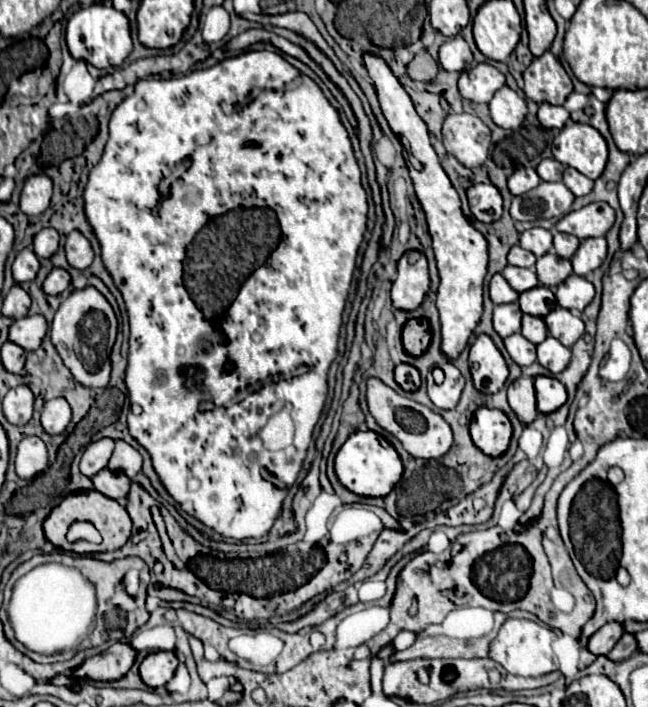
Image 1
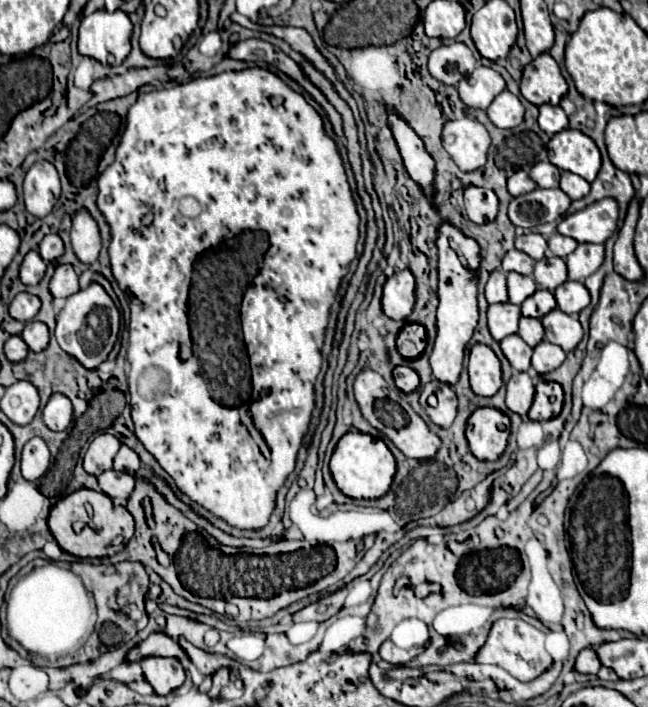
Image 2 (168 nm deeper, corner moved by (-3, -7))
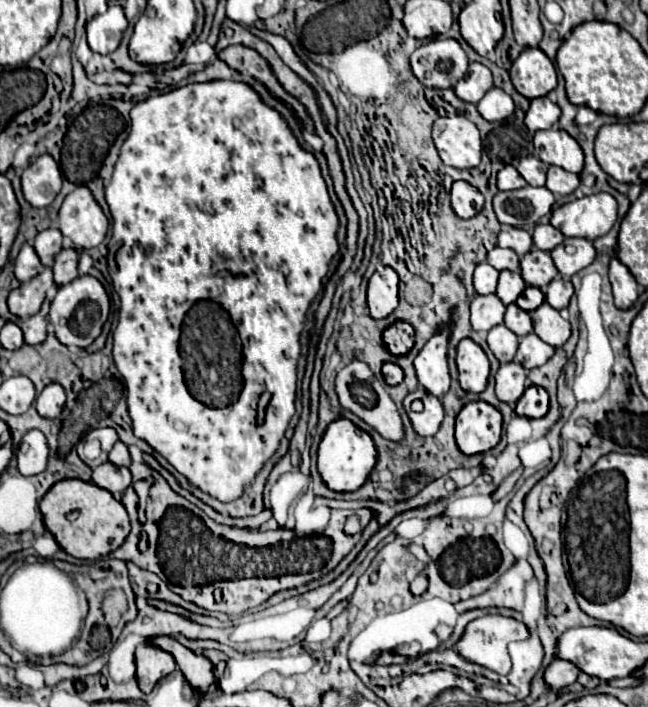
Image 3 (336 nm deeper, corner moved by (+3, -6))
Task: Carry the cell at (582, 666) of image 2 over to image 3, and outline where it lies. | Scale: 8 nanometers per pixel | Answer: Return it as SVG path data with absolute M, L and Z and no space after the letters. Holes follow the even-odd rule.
M554 659L544 671L544 683L552 691L560 691L560 689L572 685L576 681L578 673L580 673L580 669L574 663L562 661L562 659Z

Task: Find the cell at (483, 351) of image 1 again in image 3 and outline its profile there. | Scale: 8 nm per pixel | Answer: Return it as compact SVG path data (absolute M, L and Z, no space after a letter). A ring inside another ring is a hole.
M462 339L456 347L456 365L458 365L458 383L464 391L482 393L486 389L490 363L486 353L472 341Z

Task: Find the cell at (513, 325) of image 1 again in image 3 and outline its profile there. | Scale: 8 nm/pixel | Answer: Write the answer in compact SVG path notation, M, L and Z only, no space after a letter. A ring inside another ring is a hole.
M476 295L470 301L470 323L474 327L474 331L490 331L494 325L504 323L504 303L496 297L496 295Z

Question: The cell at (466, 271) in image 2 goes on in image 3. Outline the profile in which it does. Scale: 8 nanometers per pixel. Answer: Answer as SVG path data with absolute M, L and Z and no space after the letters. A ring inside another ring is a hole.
M448 329L434 335L418 353L416 357L416 377L418 383L434 397L446 395L450 389L450 373L446 361L446 347L448 347Z

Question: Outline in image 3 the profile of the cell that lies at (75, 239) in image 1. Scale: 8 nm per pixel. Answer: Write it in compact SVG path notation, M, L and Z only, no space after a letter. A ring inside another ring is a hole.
M78 185L66 195L58 211L58 227L76 249L92 249L102 243L108 231L108 219L96 203L92 191Z

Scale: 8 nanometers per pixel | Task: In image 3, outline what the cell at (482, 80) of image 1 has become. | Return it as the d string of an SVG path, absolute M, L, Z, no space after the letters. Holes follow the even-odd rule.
M470 63L468 73L456 83L454 93L462 101L478 103L488 89L492 89L492 73L490 73L490 69L484 67L482 63Z

